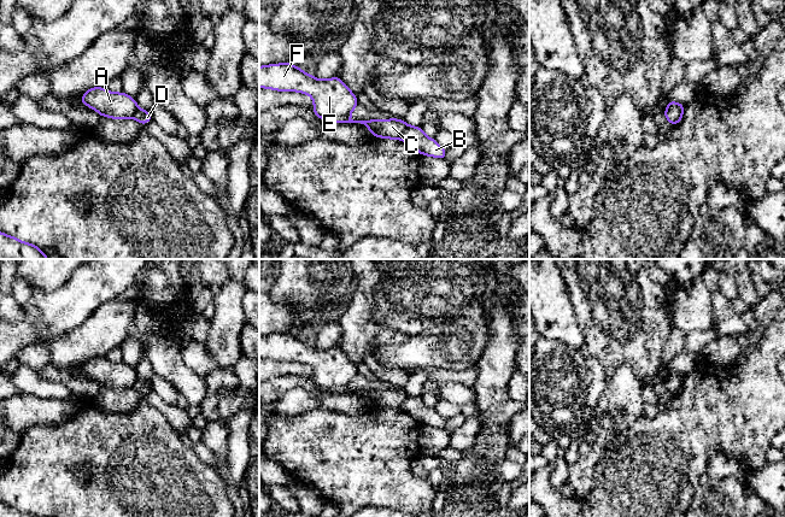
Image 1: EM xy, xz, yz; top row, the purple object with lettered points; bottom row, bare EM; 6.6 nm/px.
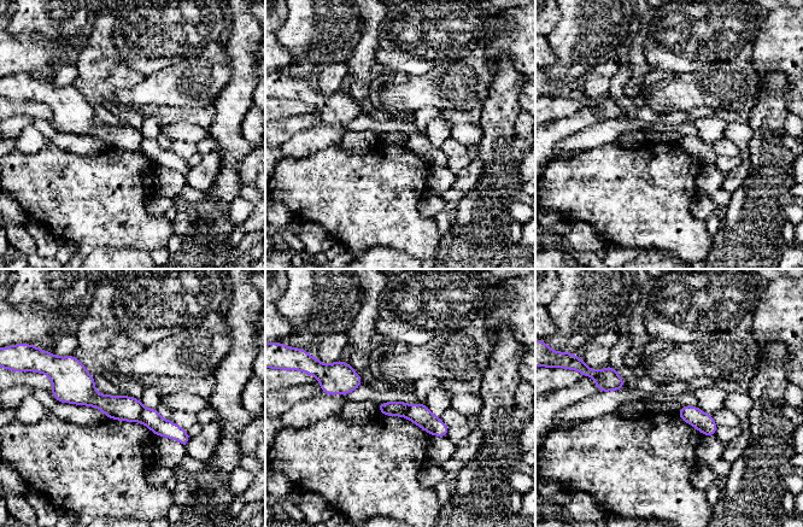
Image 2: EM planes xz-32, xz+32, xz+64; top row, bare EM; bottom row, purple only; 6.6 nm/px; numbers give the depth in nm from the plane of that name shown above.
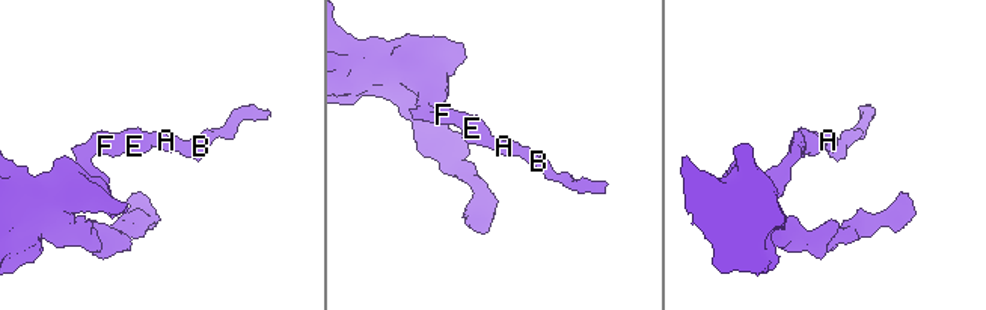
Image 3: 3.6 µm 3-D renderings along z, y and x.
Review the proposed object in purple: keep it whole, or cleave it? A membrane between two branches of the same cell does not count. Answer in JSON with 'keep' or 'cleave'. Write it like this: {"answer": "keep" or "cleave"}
{"answer": "cleave"}

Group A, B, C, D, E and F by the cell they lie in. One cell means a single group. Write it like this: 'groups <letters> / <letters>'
groups A C E F / B D

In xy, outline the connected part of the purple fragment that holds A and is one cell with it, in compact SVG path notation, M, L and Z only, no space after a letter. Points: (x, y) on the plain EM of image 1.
M102 357L88 359L81 366L81 374L95 380L101 387L112 389L133 388L137 372L124 362L112 363Z

